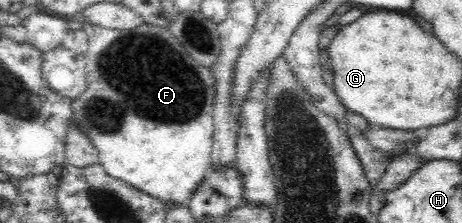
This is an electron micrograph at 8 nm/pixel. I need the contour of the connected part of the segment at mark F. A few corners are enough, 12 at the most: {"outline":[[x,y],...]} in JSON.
{"outline":[[85,20],[69,122],[168,206],[212,168],[216,79],[167,28]]}

